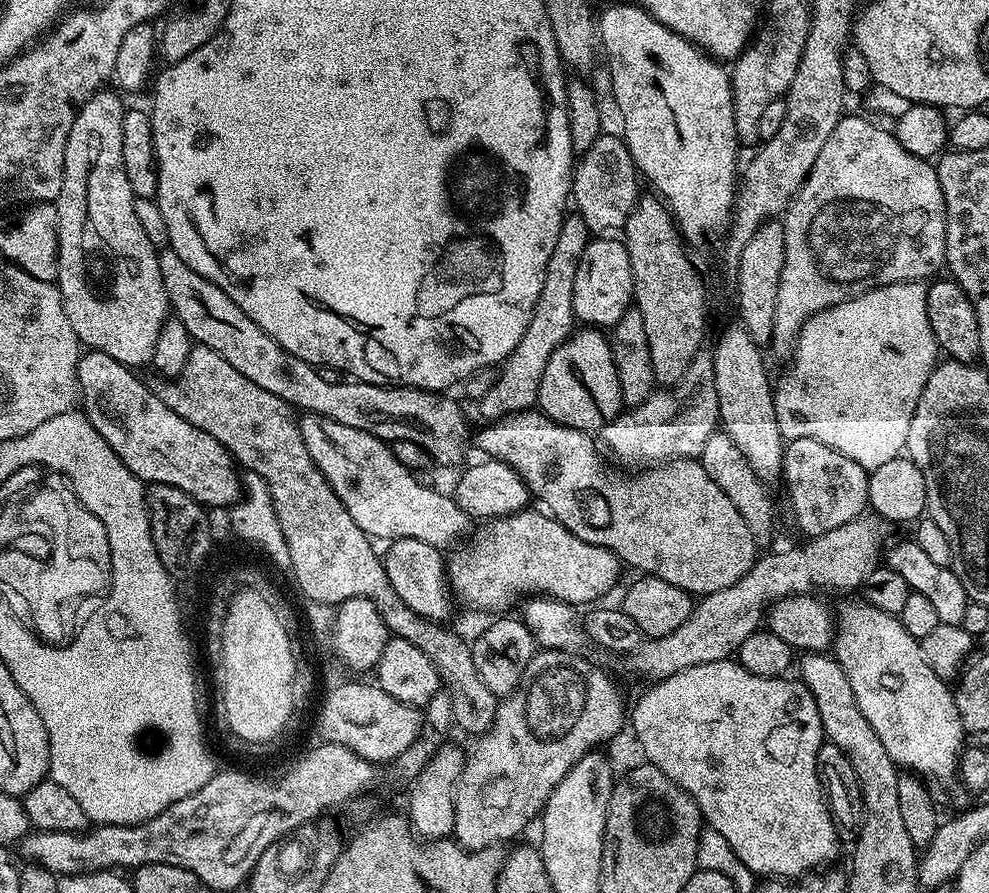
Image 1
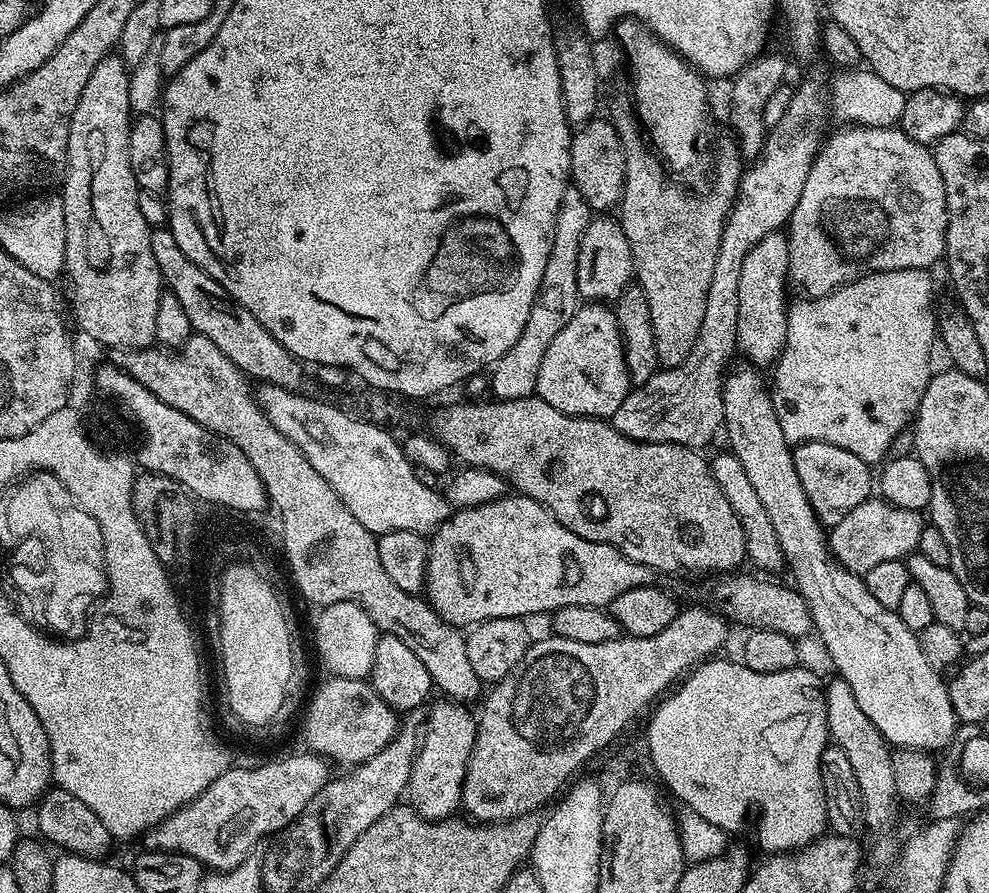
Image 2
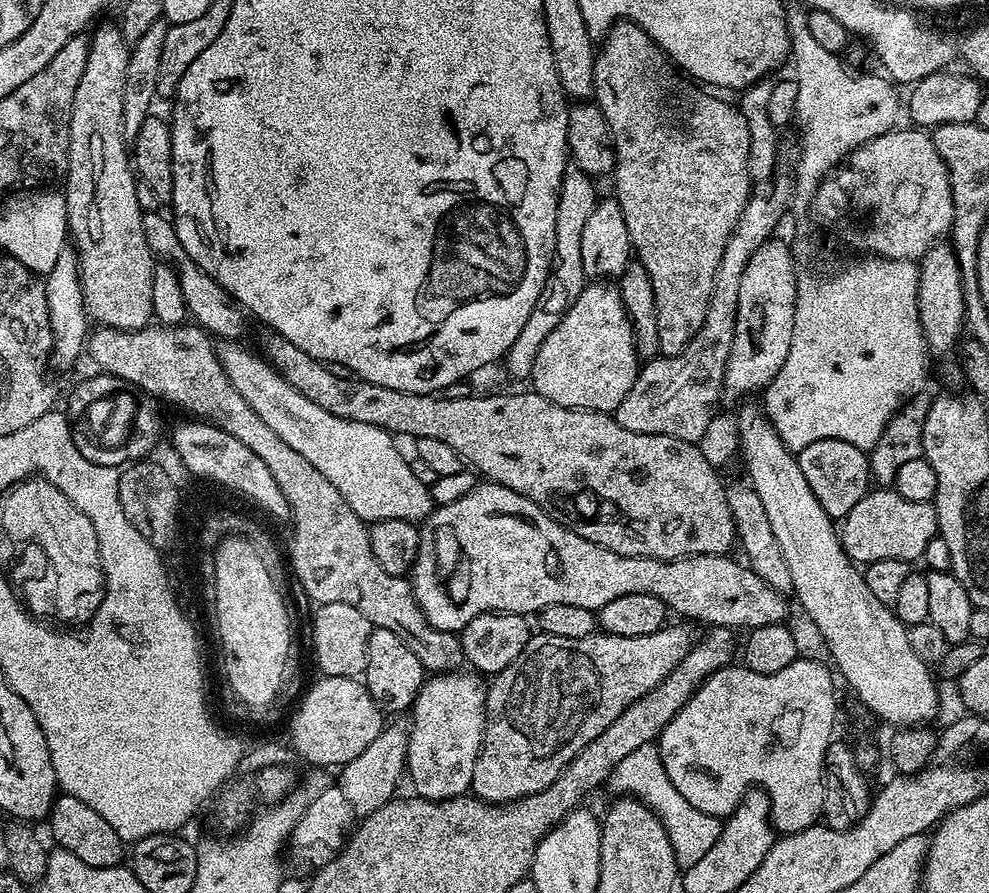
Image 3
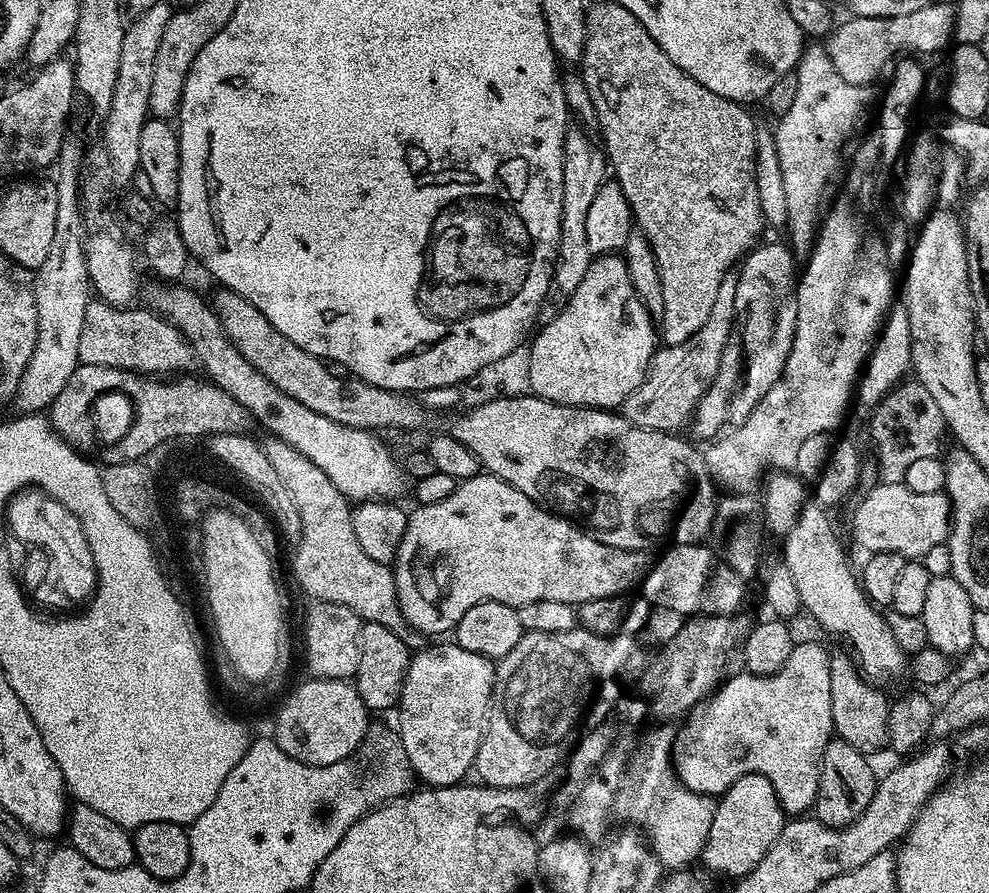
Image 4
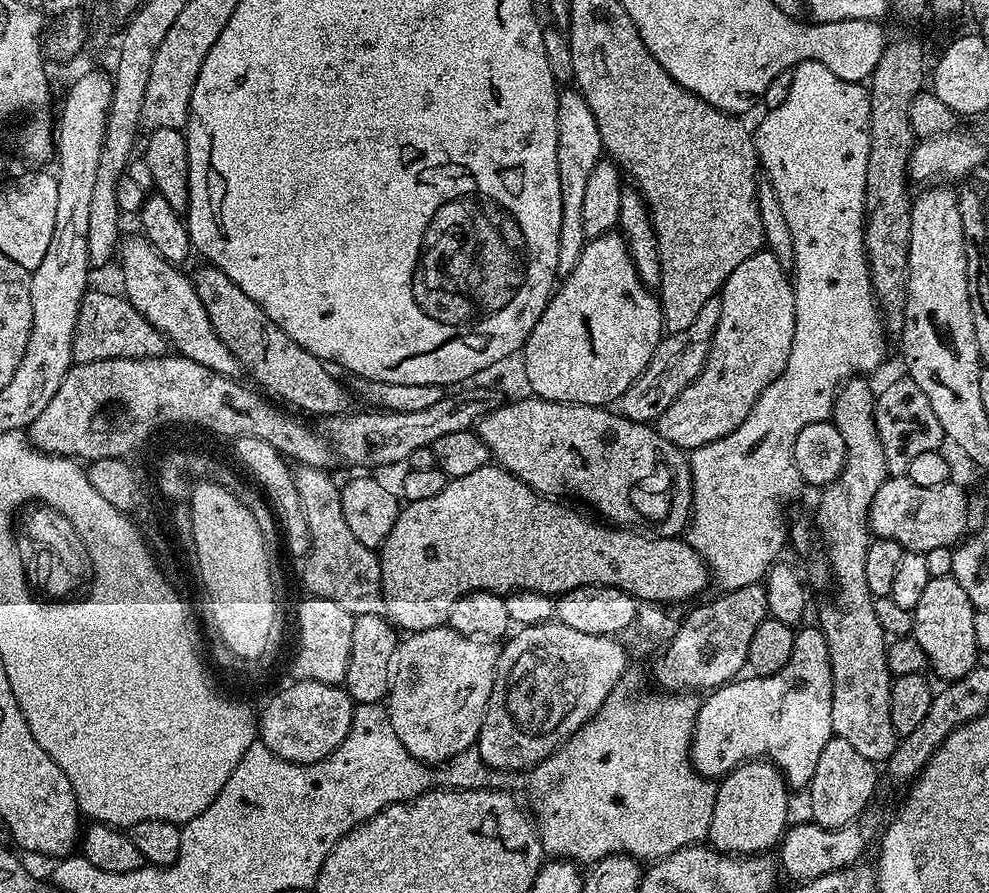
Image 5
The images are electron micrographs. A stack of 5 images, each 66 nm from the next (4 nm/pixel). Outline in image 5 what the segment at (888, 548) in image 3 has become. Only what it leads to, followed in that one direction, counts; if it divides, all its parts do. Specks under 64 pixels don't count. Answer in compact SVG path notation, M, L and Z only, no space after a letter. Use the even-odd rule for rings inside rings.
M906 474L895 476L885 480L878 494L874 494L868 515L871 531L879 539L896 540L907 551L926 553L945 547L944 536L963 537L969 531L968 496L955 482L943 486L918 486Z

